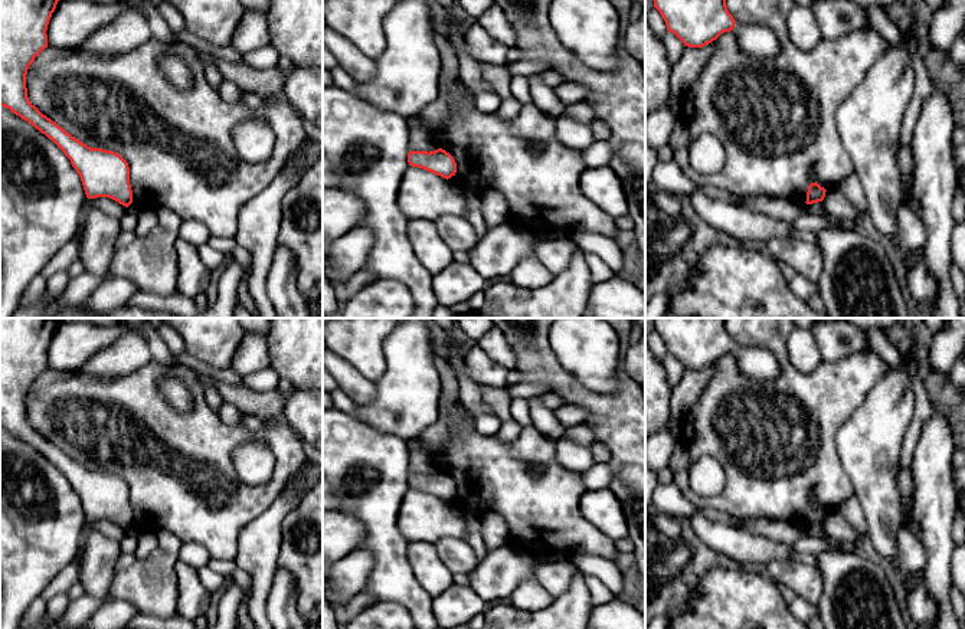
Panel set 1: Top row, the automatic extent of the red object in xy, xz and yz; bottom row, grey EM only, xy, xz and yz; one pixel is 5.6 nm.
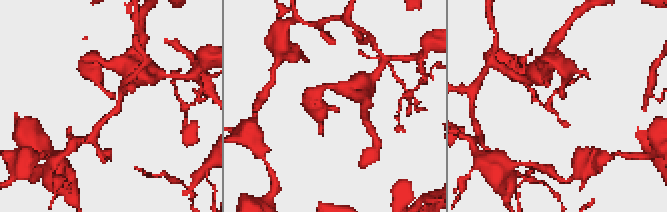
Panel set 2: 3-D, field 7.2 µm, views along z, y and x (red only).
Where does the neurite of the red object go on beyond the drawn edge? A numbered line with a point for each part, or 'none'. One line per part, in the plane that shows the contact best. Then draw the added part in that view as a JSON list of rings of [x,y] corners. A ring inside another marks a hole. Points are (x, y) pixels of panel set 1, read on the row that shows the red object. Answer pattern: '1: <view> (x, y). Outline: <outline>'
none

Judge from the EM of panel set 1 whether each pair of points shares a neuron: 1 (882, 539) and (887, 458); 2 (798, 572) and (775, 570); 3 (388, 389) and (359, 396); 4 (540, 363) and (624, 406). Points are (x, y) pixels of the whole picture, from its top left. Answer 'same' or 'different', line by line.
1: same
2: same
3: different
4: same

